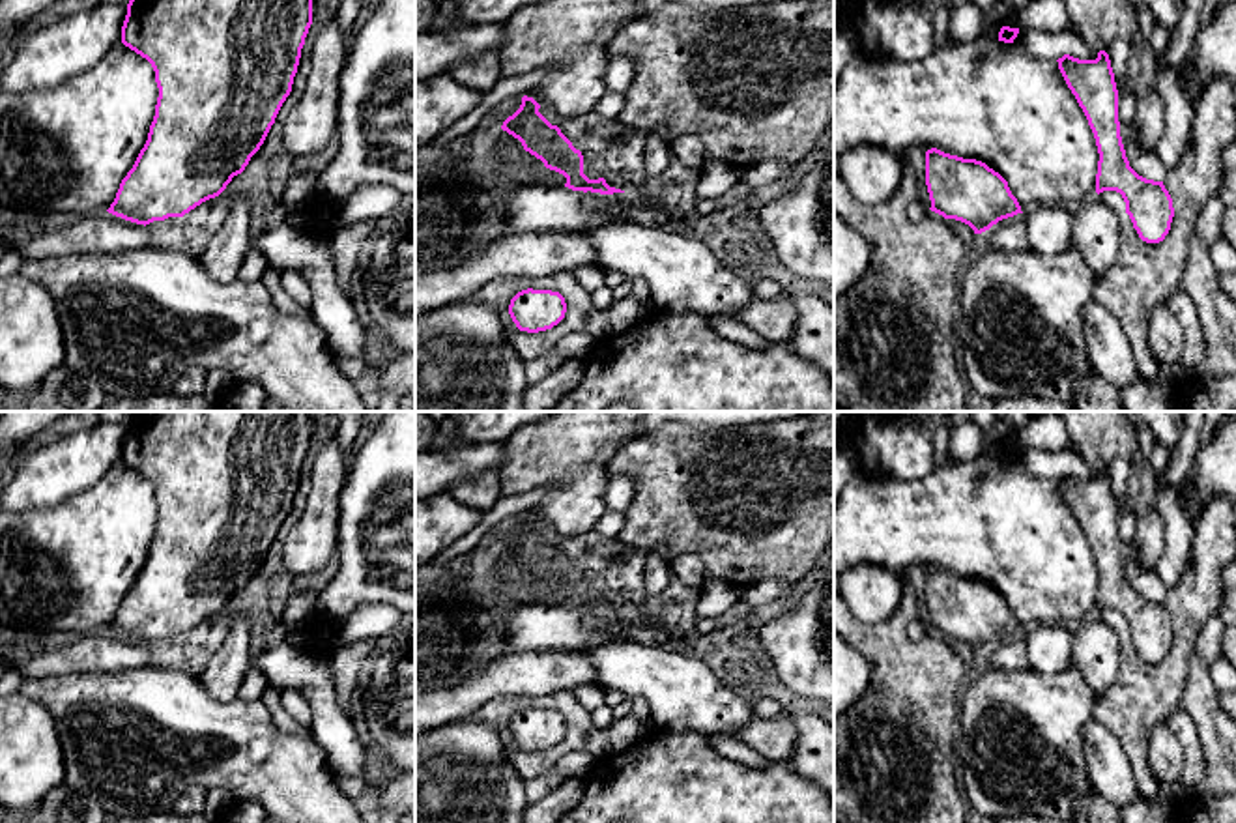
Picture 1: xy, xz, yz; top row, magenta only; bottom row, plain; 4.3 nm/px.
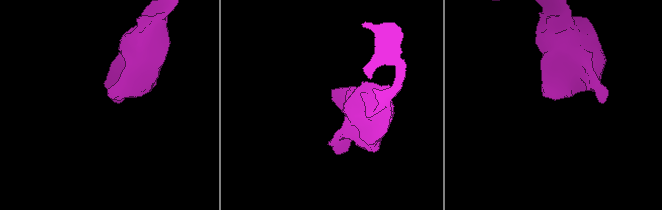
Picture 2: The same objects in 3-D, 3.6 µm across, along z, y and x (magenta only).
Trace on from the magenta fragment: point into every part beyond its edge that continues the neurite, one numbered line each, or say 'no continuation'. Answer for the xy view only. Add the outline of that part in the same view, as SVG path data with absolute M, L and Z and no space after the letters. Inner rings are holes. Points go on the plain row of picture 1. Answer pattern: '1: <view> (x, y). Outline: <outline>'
no continuation

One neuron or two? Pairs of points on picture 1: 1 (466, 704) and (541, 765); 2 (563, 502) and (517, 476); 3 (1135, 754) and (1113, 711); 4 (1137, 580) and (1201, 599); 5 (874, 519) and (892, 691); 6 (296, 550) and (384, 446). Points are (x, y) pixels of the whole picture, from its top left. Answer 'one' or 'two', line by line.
1: two
2: one
3: one
4: two
5: two
6: two

